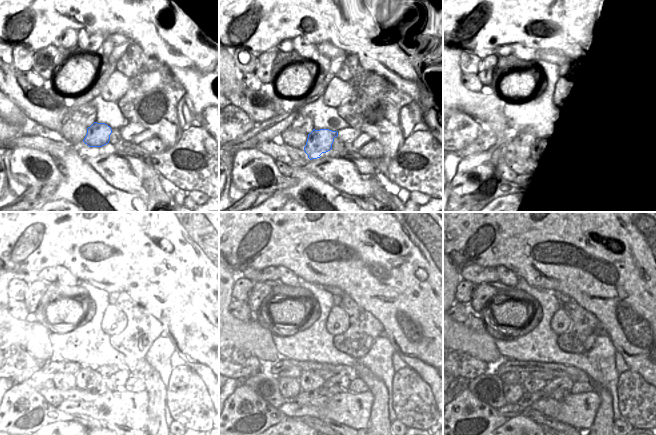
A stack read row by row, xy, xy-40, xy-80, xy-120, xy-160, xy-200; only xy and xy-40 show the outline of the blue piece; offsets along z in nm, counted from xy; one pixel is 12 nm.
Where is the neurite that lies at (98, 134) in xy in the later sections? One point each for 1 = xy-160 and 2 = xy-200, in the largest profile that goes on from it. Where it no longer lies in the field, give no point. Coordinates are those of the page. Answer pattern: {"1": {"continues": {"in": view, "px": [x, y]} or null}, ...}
{"1": {"continues": {"in": "xy-160", "px": [309, 381]}}, "2": {"continues": {"in": "xy-200", "px": [530, 384]}}}

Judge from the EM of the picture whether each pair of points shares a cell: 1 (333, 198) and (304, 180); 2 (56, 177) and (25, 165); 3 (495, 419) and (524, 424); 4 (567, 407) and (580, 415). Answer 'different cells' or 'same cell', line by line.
1: same cell
2: same cell
3: different cells
4: same cell

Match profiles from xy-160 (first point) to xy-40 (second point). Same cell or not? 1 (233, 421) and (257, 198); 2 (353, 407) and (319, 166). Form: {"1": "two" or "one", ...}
{"1": "two", "2": "one"}

